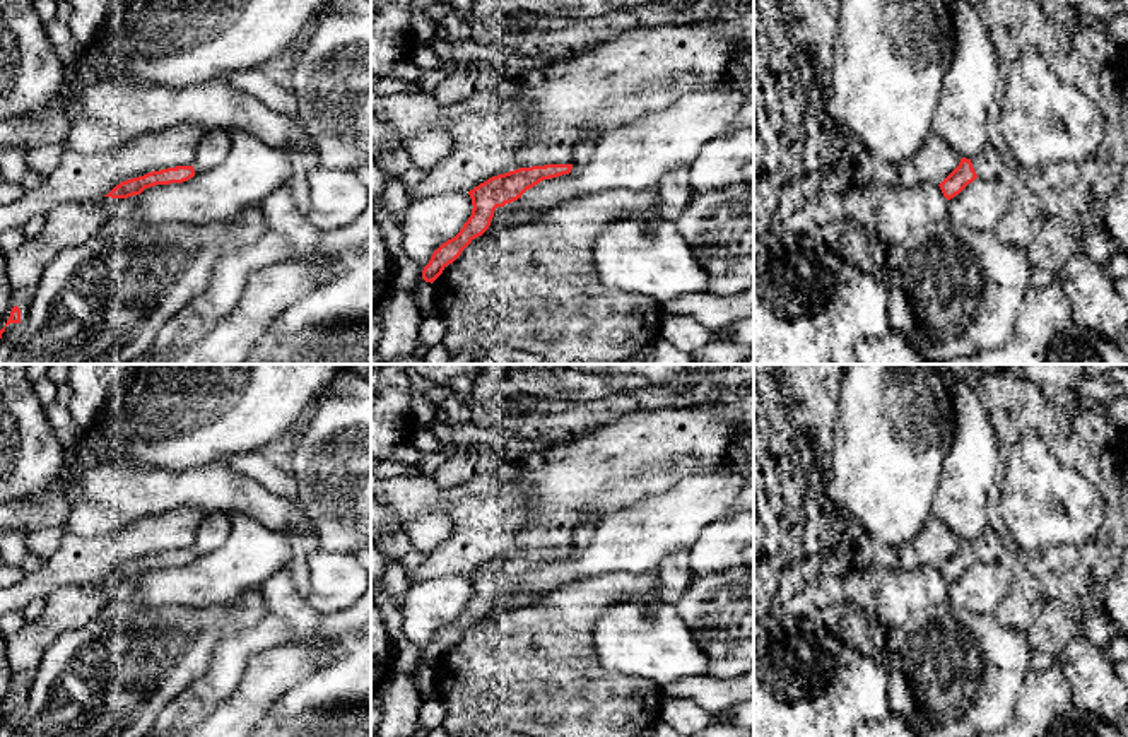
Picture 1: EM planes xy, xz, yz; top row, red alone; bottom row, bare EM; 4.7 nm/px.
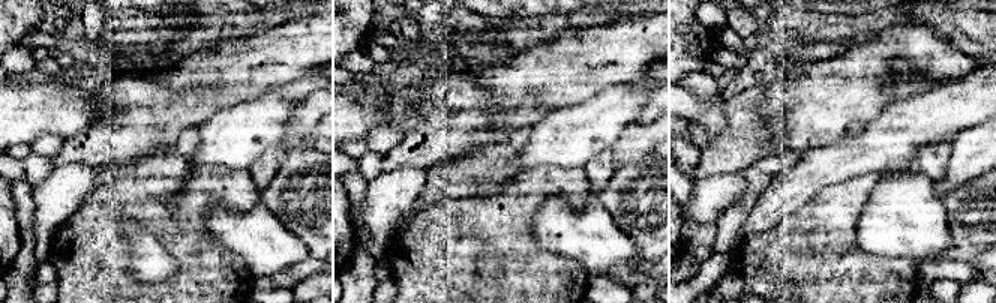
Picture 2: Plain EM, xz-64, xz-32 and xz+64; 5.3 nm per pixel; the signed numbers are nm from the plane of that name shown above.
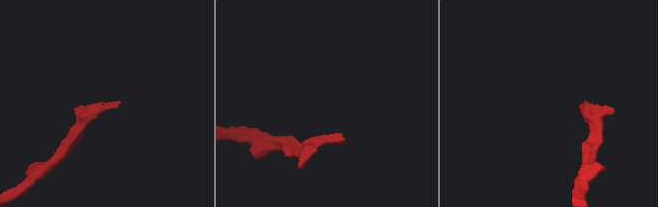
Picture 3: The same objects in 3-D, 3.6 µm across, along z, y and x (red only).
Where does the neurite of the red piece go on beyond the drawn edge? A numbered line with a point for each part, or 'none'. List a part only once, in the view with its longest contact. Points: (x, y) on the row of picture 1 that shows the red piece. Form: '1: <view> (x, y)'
1: yz (986, 165)

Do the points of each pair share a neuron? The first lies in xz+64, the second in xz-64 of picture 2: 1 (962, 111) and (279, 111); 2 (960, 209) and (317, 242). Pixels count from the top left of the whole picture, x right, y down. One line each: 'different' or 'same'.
1: same
2: same

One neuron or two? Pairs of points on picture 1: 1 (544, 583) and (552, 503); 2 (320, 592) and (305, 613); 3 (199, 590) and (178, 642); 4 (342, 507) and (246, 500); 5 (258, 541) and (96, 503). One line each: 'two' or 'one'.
1: two
2: two
3: two
4: two
5: two

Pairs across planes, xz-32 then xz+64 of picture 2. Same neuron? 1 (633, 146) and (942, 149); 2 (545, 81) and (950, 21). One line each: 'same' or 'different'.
1: different
2: different

